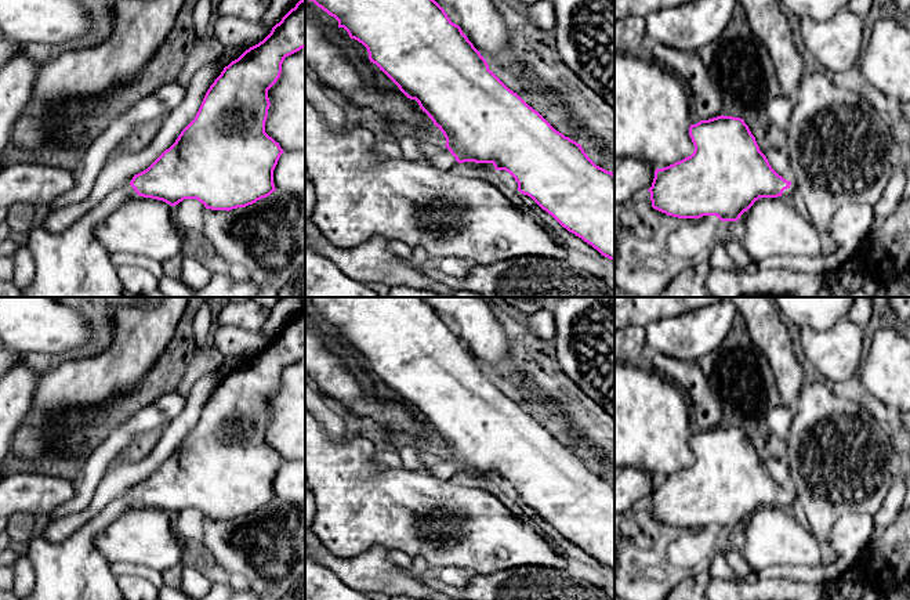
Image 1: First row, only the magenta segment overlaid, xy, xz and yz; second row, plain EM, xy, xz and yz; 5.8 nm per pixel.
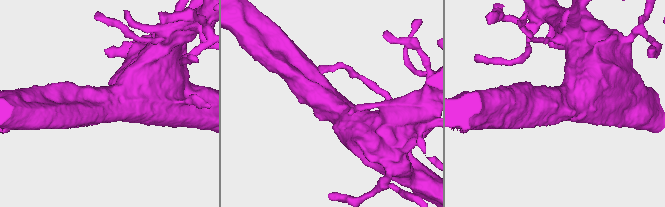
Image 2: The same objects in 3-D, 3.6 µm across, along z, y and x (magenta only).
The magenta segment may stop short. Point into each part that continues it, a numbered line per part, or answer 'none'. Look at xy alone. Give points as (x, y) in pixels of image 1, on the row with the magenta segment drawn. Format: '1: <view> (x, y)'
1: xy (72, 263)

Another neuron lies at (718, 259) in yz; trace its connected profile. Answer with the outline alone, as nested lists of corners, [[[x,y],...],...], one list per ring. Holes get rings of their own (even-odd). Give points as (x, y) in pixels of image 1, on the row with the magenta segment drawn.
[[[722,239],[715,245],[707,263],[710,264],[711,268],[743,271],[743,268],[736,267],[732,259],[726,254]]]

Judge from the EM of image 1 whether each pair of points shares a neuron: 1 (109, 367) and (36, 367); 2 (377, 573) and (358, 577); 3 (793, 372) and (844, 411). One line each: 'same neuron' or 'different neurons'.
1: different neurons
2: same neuron
3: different neurons

